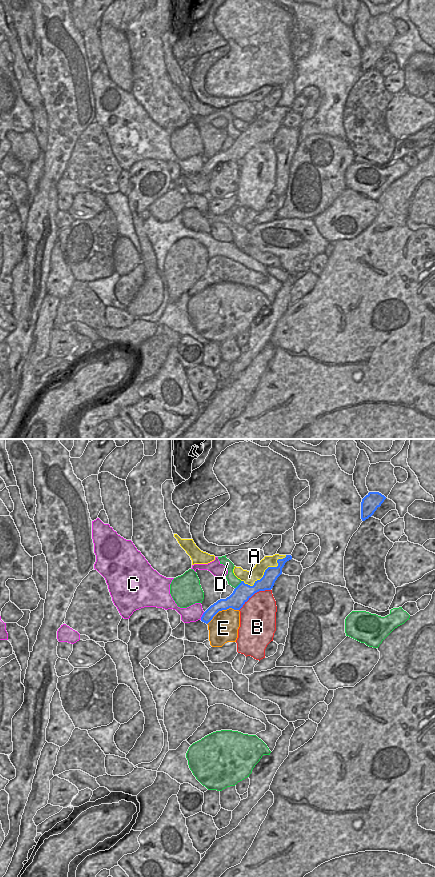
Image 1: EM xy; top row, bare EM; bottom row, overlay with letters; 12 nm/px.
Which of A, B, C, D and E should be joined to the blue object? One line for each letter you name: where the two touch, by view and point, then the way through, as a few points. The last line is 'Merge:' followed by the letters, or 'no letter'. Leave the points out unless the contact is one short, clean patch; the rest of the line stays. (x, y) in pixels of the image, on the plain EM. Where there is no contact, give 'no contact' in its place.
Merge: no letter

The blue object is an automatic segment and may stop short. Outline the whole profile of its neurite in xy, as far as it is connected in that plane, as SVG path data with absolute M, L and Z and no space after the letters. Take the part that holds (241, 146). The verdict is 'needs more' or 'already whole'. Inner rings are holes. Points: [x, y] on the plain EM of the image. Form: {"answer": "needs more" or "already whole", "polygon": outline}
{"answer": "already whole", "polygon": "M286 107L283 111L278 111L277 119L268 119L263 129L255 133L253 138L245 136L244 133L234 141L233 145L226 151L220 151L211 157L202 167L201 173L208 176L213 169L222 162L232 160L240 162L243 157L257 144L271 142L277 130L282 126L285 115L292 111L291 107Z"}

